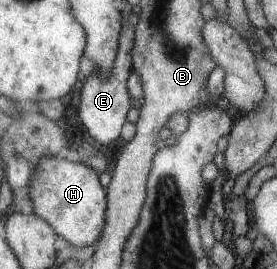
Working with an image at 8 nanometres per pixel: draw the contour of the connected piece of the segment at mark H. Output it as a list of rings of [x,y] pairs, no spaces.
[[[55,156],[40,157],[31,173],[25,196],[32,202],[33,215],[46,221],[57,236],[74,247],[86,247],[98,241],[104,229],[106,197],[98,177],[95,171],[81,162],[72,163]]]

